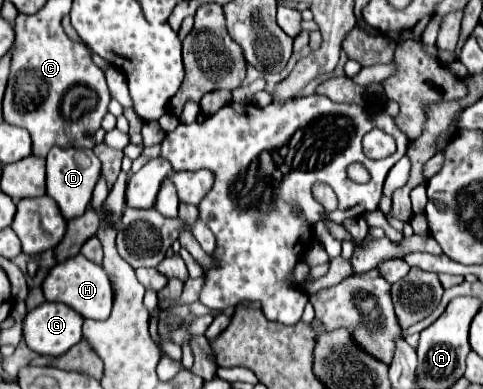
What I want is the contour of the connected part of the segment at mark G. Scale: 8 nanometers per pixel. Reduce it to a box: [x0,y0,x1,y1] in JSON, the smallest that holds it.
[22,301,82,355]

